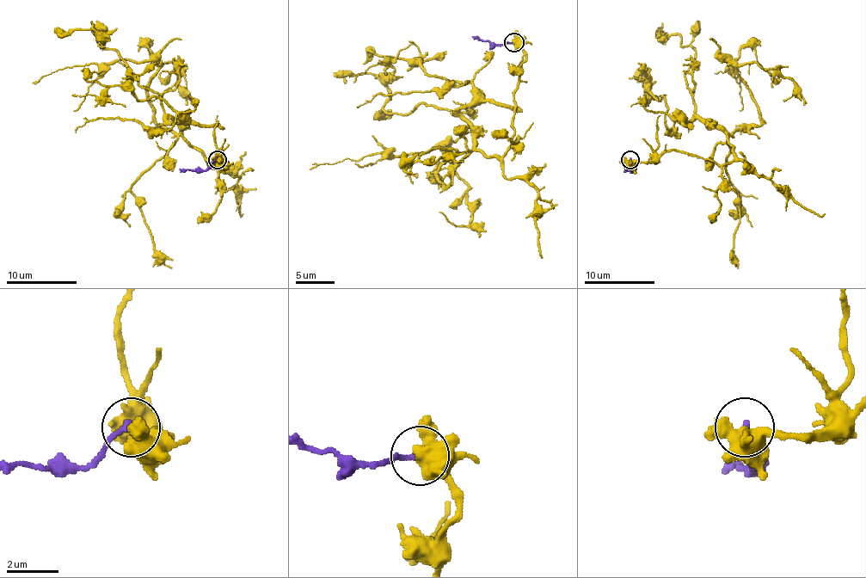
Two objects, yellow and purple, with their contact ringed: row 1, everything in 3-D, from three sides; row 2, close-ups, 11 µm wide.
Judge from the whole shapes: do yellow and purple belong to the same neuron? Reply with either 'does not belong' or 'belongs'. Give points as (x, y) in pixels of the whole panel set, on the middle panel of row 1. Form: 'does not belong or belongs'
does not belong

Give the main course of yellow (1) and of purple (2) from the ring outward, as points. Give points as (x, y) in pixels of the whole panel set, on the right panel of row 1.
1: (629, 159), (672, 150), (727, 164), (728, 136), (758, 126), (760, 110), (723, 60), (744, 83)
2: (629, 159), (631, 169), (624, 168)

